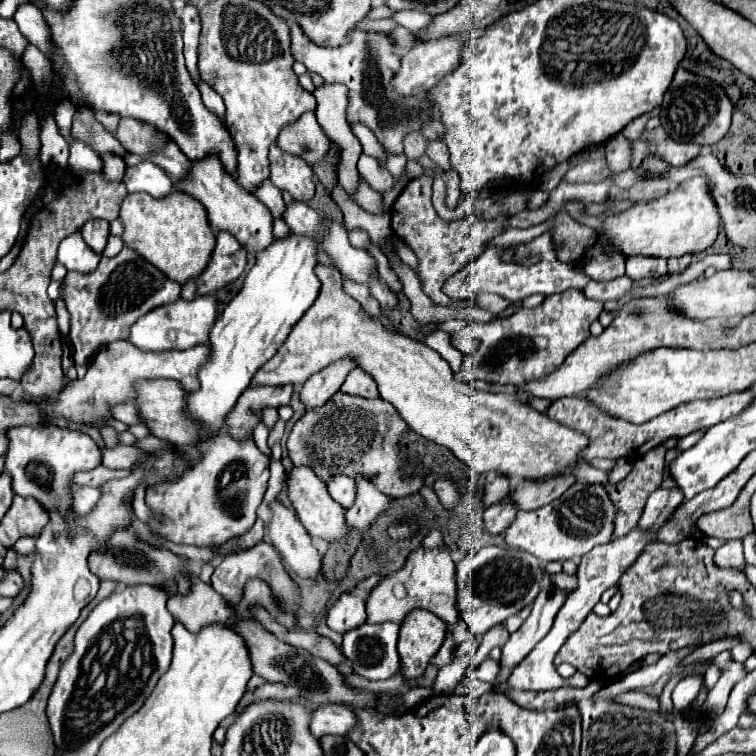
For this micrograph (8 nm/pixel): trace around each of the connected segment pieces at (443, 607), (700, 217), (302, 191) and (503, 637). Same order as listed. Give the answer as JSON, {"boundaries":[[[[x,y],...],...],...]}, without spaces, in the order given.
{"boundaries":[[[[447,546],[441,548],[415,548],[405,566],[397,570],[395,574],[383,578],[369,594],[367,598],[367,622],[397,622],[401,624],[405,616],[415,610],[429,610],[435,616],[439,616],[447,624],[447,634],[453,632],[459,612],[457,612],[457,584],[455,584],[455,562],[451,558],[451,552]]],[[[697,176],[689,182],[679,184],[673,192],[663,198],[637,202],[633,208],[609,216],[603,224],[603,238],[609,238],[613,246],[625,256],[645,254],[645,256],[683,256],[687,252],[695,254],[709,248],[719,234],[721,216],[717,204],[713,204],[713,194],[705,178]]],[[[277,146],[271,148],[271,182],[279,190],[287,190],[293,200],[309,202],[315,194],[315,172],[299,156],[291,156]]],[[[503,624],[493,626],[493,628],[483,636],[483,640],[481,640],[477,652],[473,654],[473,660],[470,662],[471,668],[477,668],[477,666],[489,656],[489,652],[491,652],[495,646],[501,648],[507,640],[509,640],[509,630],[507,630]]]]}

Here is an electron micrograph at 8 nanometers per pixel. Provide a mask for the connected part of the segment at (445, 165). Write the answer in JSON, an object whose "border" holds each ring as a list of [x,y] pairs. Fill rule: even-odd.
{"border":[[[436,140],[429,143],[427,154],[443,171],[451,169],[450,154],[444,142]]]}

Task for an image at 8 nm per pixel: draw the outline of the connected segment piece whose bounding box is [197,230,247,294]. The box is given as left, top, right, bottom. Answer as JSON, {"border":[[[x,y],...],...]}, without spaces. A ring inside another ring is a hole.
{"border":[[[221,230],[221,234],[217,234],[217,246],[213,250],[211,262],[197,278],[199,284],[197,294],[213,294],[219,288],[235,282],[243,274],[245,264],[247,264],[247,254],[245,250],[241,250],[237,238]]]}

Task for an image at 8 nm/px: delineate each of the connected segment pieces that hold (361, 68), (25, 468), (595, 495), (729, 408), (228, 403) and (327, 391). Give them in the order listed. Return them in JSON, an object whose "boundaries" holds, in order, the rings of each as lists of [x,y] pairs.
{"boundaries":[[[[289,22],[291,26],[291,52],[297,62],[303,62],[309,72],[319,74],[327,84],[345,84],[349,88],[349,108],[347,118],[351,124],[365,124],[377,136],[377,140],[391,154],[403,154],[403,140],[411,132],[419,132],[431,118],[439,118],[437,108],[429,102],[427,94],[423,98],[411,96],[401,98],[391,86],[393,74],[399,70],[401,58],[395,54],[395,40],[383,32],[351,32],[351,40],[337,48],[317,46],[305,38],[305,32],[297,22]]],[[[17,426],[7,432],[9,448],[5,452],[7,472],[13,476],[13,490],[19,496],[37,498],[47,512],[57,512],[65,522],[73,522],[73,512],[69,510],[73,476],[77,472],[93,470],[101,464],[101,448],[95,440],[81,432],[59,426]]],[[[573,484],[561,498],[537,510],[519,510],[517,518],[505,532],[505,542],[511,548],[521,548],[543,562],[569,560],[589,554],[593,546],[605,544],[613,538],[613,518],[617,508],[609,502],[609,494],[601,484]]],[[[741,390],[741,392],[733,392],[721,398],[711,398],[711,400],[693,400],[693,402],[685,402],[665,414],[659,414],[657,418],[645,422],[645,424],[631,424],[619,418],[611,418],[607,414],[603,414],[597,406],[593,406],[591,402],[583,400],[583,398],[561,398],[555,400],[547,414],[557,420],[559,424],[569,426],[571,430],[577,430],[581,434],[585,434],[589,438],[589,446],[585,446],[585,450],[579,452],[581,460],[591,460],[591,458],[625,458],[629,462],[633,462],[635,458],[641,458],[641,454],[649,452],[651,448],[655,448],[657,444],[661,444],[663,440],[677,436],[683,438],[695,430],[701,428],[711,428],[727,418],[737,416],[741,410],[745,410],[745,406],[749,406],[749,402],[753,402],[755,392],[749,390]]],[[[303,234],[277,238],[269,250],[257,252],[257,262],[245,276],[241,292],[227,304],[211,330],[211,356],[199,370],[201,388],[187,396],[187,410],[193,418],[215,430],[237,398],[249,386],[253,374],[285,342],[291,326],[315,302],[321,282],[315,274],[319,240]]],[[[341,358],[341,362],[331,362],[325,366],[325,370],[313,374],[301,388],[303,404],[307,408],[323,406],[341,388],[341,382],[345,382],[347,374],[355,368],[357,362],[353,362],[353,358]]]]}

